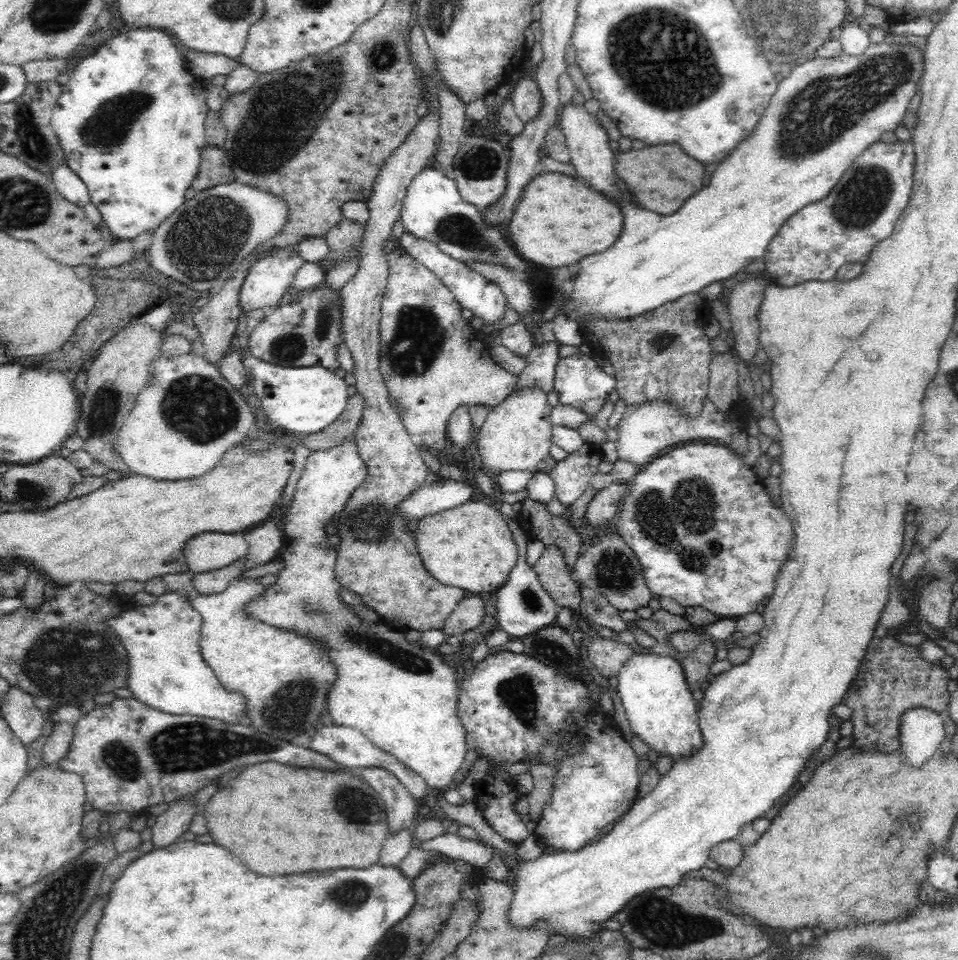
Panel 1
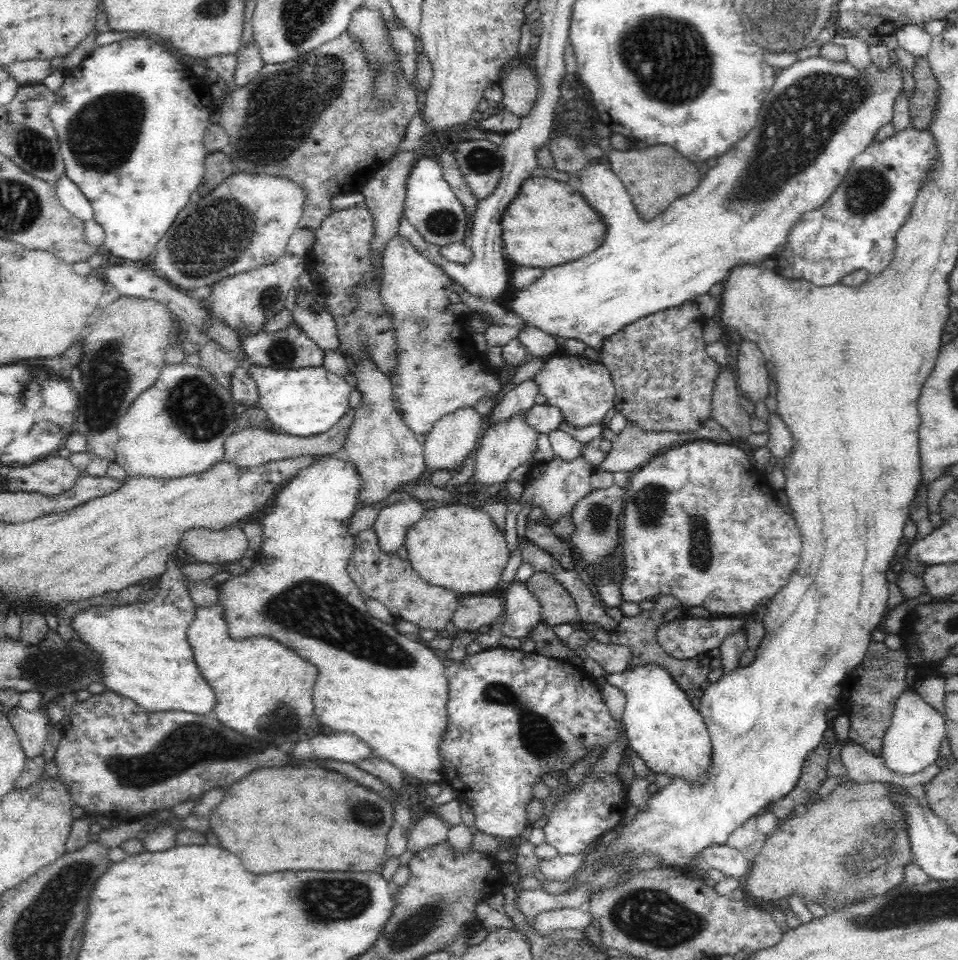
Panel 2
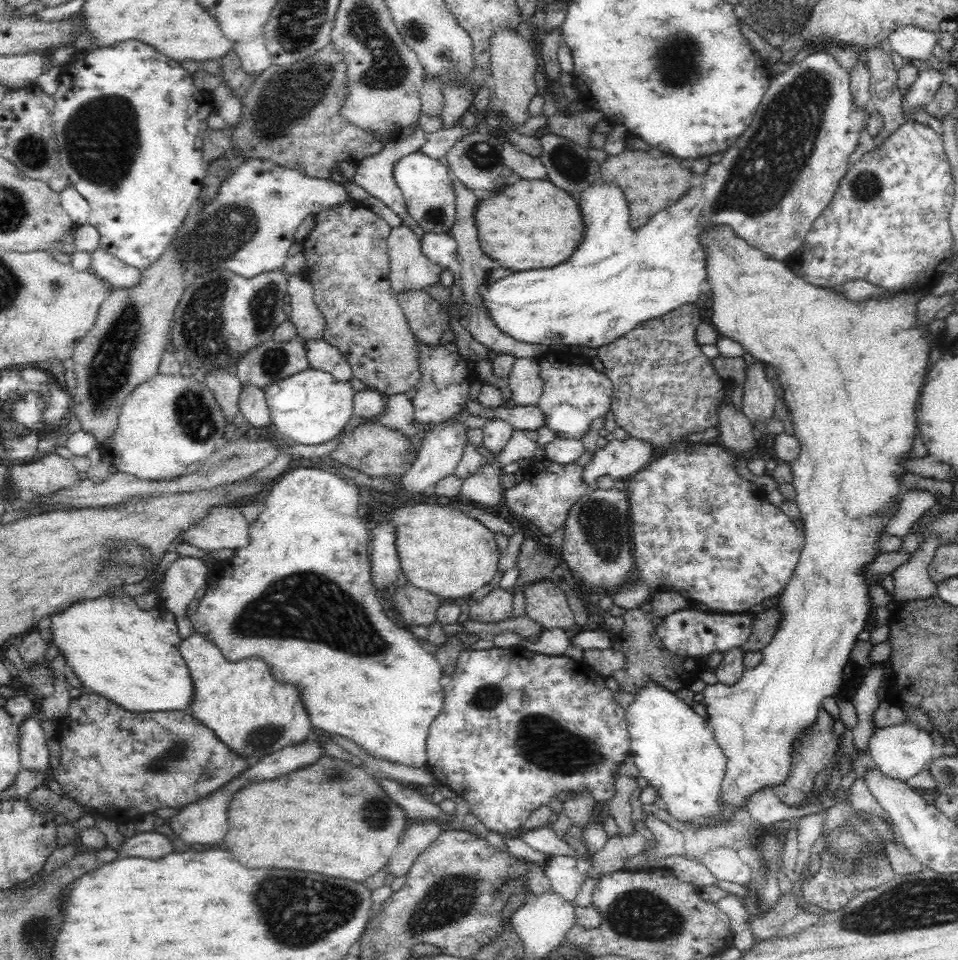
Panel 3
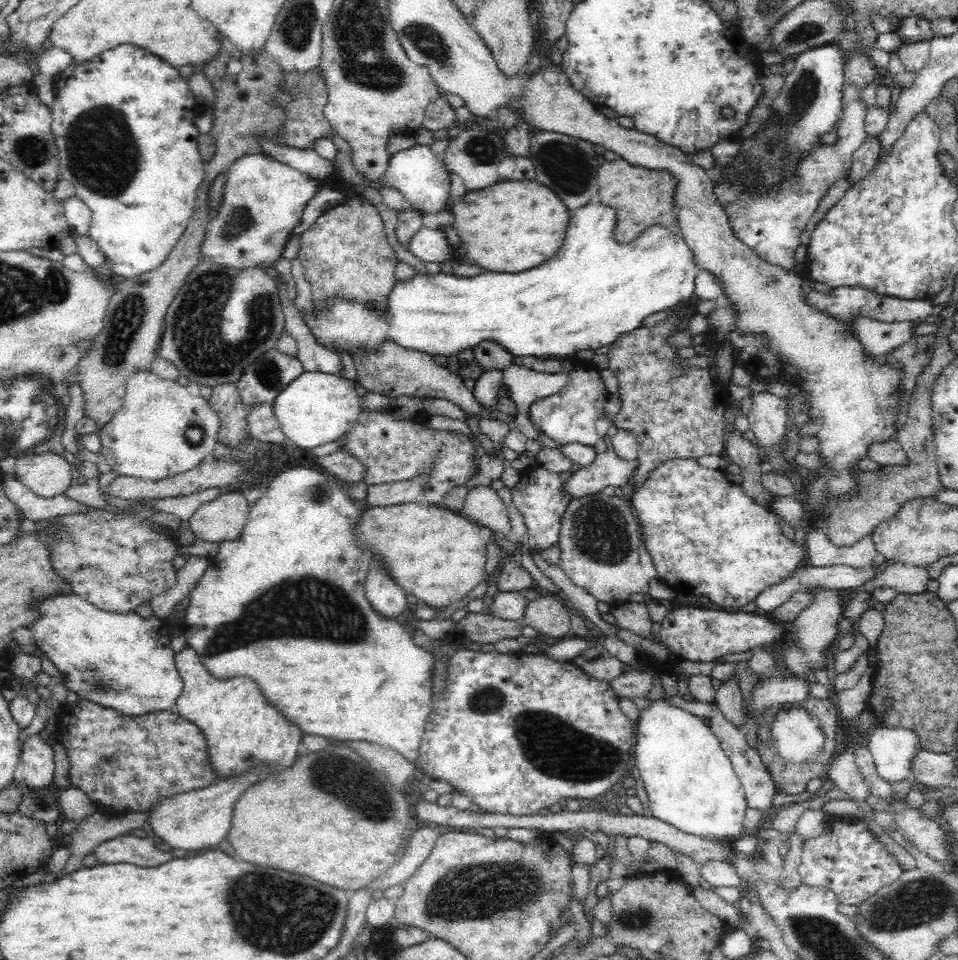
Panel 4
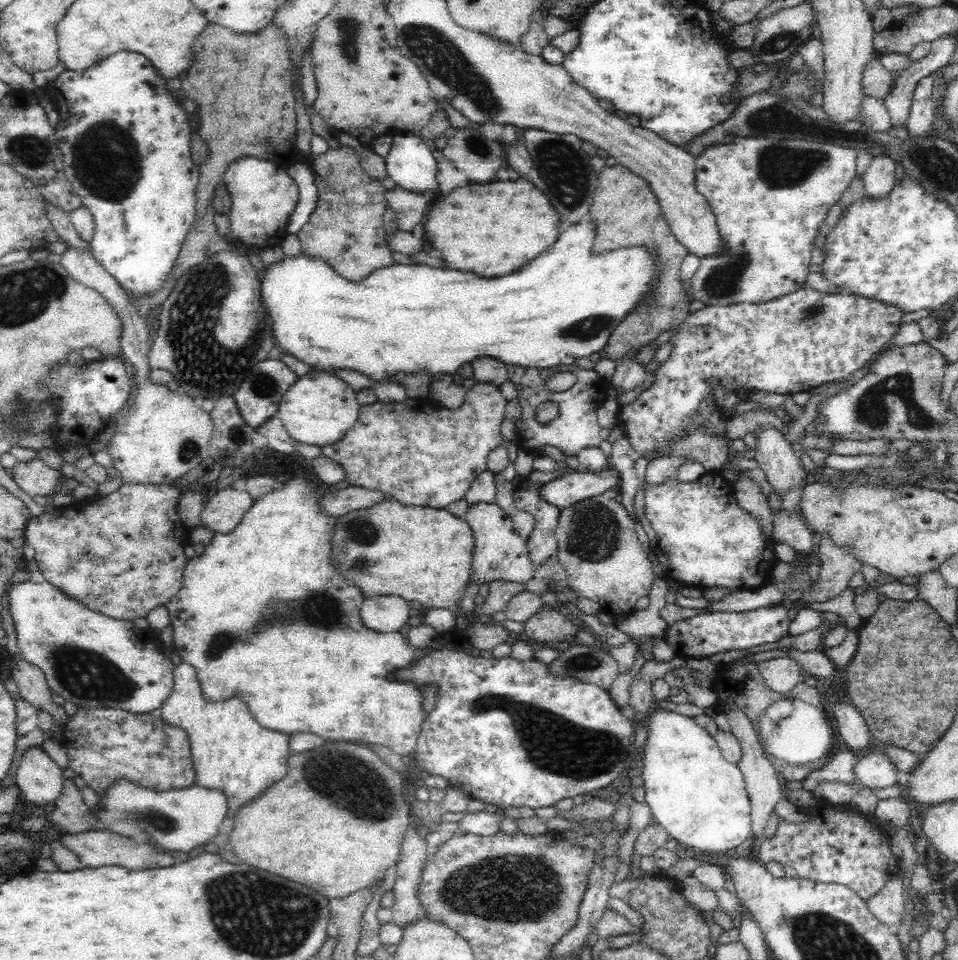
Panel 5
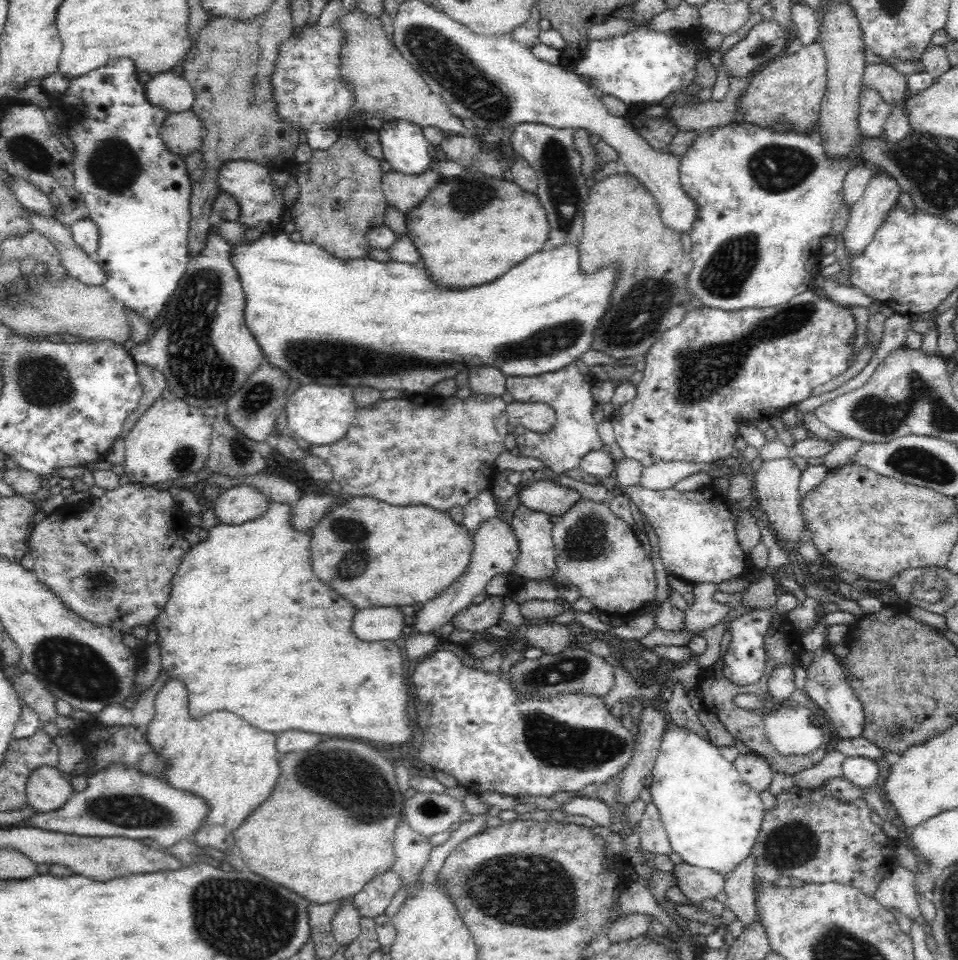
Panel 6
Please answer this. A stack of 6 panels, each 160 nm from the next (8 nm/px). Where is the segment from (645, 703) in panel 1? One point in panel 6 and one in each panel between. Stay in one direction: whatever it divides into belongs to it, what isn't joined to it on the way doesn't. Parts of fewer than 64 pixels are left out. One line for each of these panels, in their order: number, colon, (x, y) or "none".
2: (669, 735)
3: (675, 750)
4: (690, 784)
5: (700, 798)
6: (712, 818)

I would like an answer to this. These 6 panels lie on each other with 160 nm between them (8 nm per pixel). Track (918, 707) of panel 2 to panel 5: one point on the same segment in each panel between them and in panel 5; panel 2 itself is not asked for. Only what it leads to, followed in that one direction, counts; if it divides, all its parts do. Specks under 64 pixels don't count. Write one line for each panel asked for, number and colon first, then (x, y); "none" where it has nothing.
3: (901, 751)
4: (892, 749)
5: (873, 771)

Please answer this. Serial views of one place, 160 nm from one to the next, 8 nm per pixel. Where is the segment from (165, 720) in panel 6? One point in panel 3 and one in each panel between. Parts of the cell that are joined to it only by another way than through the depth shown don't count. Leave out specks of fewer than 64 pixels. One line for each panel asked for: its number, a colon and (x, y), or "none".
3: (254, 714)
4: (244, 734)
5: (231, 751)

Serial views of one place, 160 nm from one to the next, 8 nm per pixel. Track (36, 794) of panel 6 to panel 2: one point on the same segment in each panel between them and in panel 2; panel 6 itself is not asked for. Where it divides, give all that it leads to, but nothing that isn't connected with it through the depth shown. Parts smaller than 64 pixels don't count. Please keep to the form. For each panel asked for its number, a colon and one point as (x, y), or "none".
2: (31, 726)
3: (34, 756)
4: (37, 768)
5: (40, 779)

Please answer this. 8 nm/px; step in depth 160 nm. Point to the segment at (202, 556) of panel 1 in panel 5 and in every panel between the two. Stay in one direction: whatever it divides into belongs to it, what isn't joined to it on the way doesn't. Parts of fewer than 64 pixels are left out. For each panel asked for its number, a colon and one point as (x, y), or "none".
2: (228, 544)
3: (223, 526)
4: (221, 520)
5: (225, 509)

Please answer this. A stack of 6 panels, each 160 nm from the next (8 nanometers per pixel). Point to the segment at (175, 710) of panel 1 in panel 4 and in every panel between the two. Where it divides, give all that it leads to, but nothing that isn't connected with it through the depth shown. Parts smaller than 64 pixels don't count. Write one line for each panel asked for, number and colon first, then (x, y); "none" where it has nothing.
2: (142, 648)
3: (131, 656)
4: (120, 660)

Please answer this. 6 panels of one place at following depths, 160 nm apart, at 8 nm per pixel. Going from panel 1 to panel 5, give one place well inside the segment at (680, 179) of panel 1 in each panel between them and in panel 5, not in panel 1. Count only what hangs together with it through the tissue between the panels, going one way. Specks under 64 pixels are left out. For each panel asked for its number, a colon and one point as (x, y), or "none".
2: (655, 177)
3: (650, 182)
4: (642, 198)
5: (624, 210)

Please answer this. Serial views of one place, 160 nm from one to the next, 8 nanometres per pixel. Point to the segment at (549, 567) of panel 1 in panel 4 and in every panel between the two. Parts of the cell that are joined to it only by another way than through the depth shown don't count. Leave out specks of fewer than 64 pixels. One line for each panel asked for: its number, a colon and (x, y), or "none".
2: (557, 607)
3: (546, 603)
4: (548, 617)

